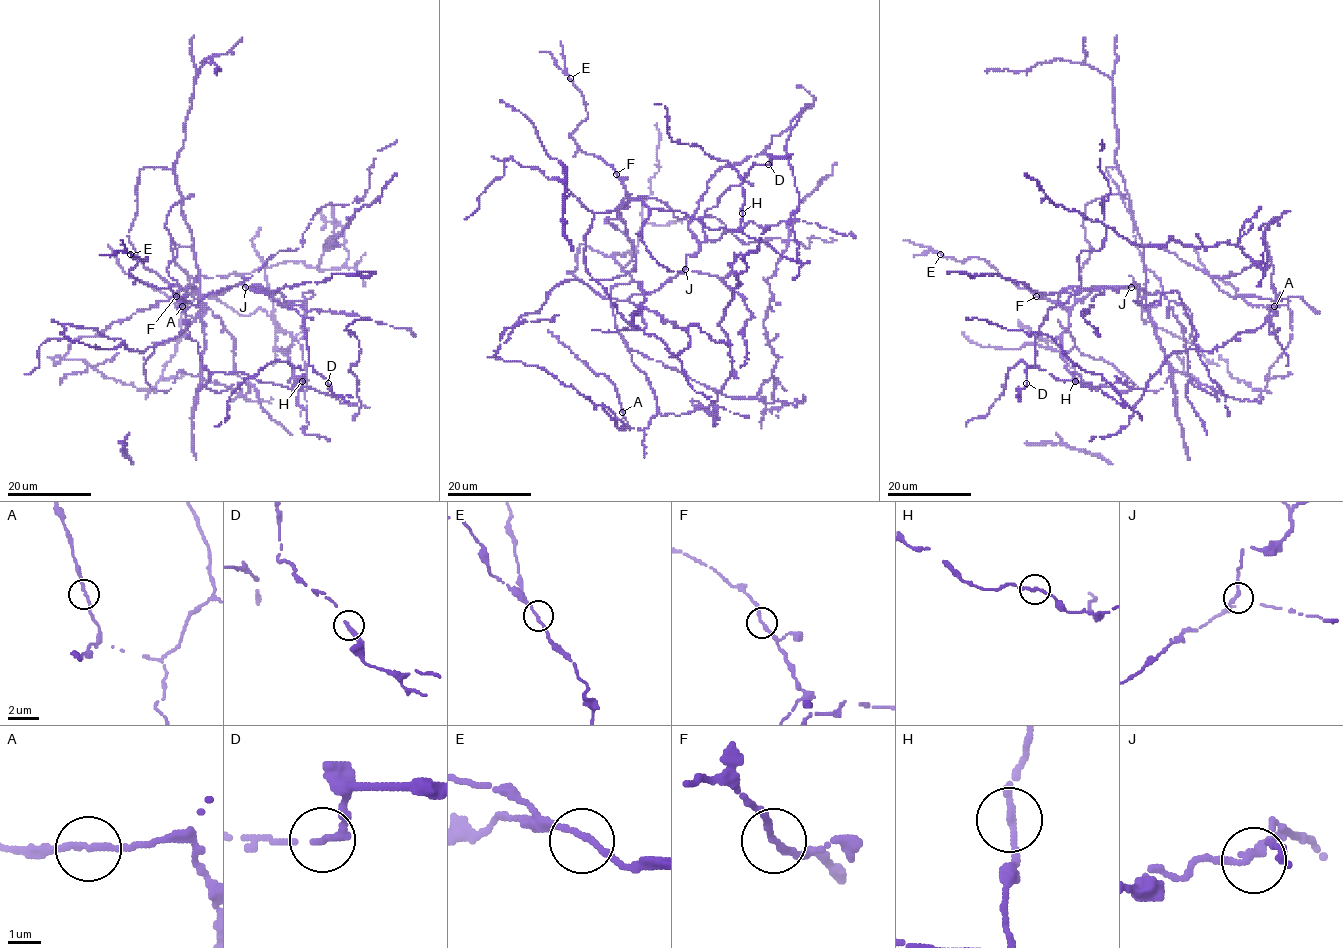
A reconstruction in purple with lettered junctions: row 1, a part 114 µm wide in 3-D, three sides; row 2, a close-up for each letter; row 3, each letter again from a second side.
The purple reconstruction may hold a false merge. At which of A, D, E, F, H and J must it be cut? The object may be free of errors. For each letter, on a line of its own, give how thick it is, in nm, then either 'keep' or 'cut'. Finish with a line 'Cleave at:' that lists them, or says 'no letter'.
A: 190 nm | keep
D: 190 nm | keep
E: 190 nm | keep
F: 190 nm | keep
H: 190 nm | keep
J: 200 nm | keep
Cleave at: no letter

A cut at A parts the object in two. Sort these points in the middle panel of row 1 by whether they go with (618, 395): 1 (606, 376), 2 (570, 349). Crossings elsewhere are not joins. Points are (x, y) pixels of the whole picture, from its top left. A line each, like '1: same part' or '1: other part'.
1: same part
2: same part

